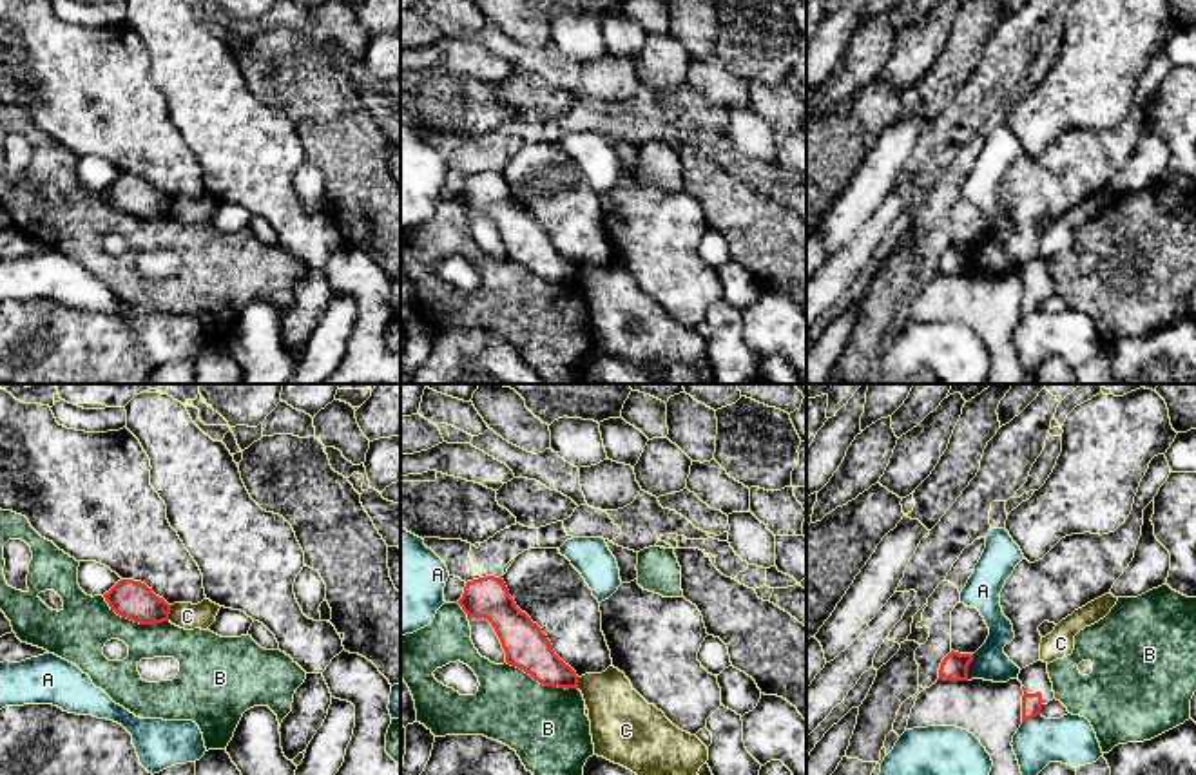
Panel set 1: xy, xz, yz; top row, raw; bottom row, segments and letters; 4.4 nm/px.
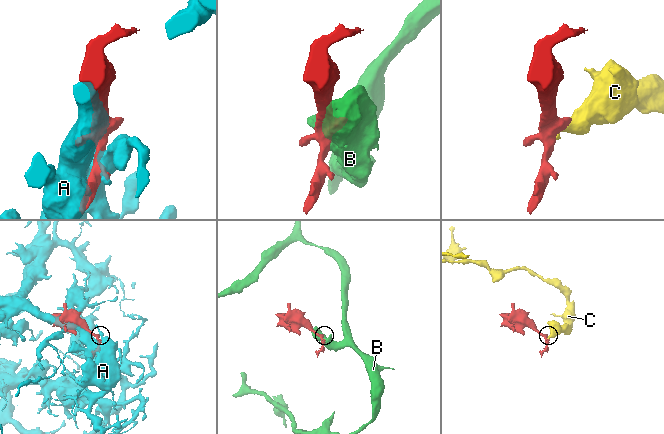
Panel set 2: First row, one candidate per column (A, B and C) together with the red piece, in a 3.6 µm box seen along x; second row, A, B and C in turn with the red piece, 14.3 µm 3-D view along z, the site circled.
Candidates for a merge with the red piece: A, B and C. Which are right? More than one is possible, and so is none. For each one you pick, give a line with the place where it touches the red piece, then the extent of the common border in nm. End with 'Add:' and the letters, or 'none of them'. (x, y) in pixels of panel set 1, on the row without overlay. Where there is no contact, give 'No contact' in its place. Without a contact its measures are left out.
Add: none of them

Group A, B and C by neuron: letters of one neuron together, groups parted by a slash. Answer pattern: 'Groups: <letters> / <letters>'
Groups: A / B / C

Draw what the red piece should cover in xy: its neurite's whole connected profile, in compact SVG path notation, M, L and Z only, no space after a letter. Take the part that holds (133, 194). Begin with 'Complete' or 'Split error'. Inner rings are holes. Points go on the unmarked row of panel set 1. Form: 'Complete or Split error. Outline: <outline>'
Complete. Outline: M120 174L103 188L111 205L140 219L169 215L170 199L141 176Z

